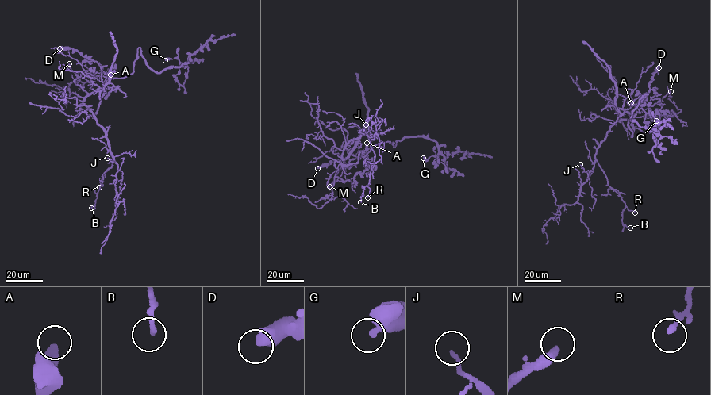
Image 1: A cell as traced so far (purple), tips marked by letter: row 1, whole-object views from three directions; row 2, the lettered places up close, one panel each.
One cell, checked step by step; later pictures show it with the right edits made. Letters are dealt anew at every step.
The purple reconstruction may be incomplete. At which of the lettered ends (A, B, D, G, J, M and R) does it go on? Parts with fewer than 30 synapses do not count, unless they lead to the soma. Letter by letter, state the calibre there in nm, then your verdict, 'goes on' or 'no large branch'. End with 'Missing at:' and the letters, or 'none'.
A: 320 nm thick; no large branch
B: 180 nm thick; no large branch
D: 650 nm thick; no large branch
G: 480 nm thick; no large branch
J: 120 nm thick; no large branch
M: 400 nm thick; no large branch
R: 200 nm thick; no large branch
Missing at: none

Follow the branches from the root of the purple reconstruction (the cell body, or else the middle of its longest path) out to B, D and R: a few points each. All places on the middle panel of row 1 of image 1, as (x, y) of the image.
B: (359, 157), (355, 163), (340, 162), (345, 144), (367, 134), (374, 159), (360, 202)
D: (359, 157), (359, 151), (363, 156), (335, 161), (317, 168)
R: (359, 157), (355, 163), (340, 162), (345, 144), (367, 134), (374, 157), (370, 174), (367, 197)

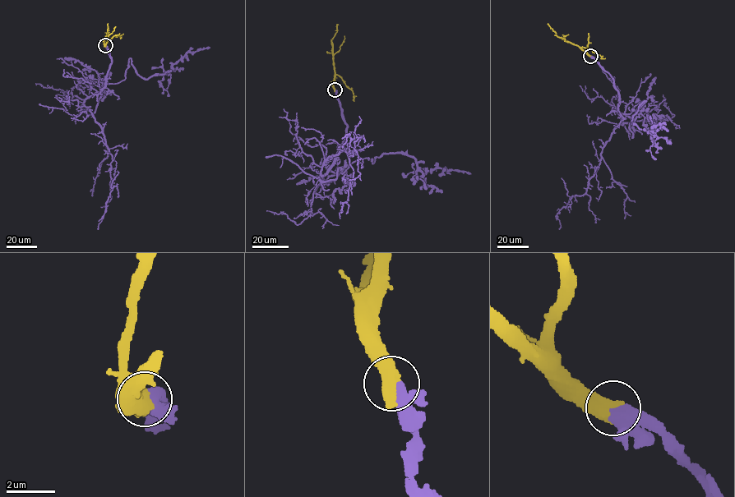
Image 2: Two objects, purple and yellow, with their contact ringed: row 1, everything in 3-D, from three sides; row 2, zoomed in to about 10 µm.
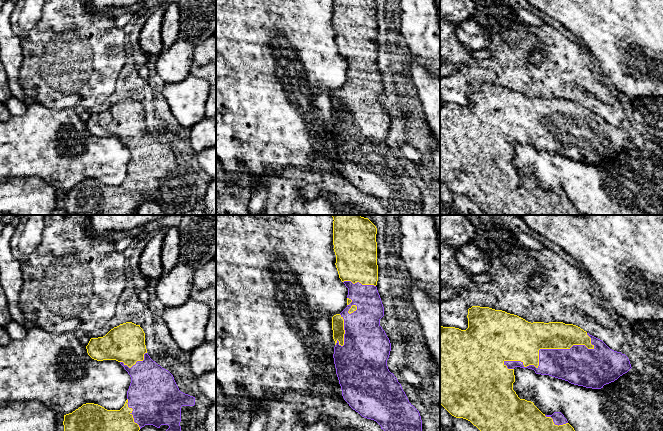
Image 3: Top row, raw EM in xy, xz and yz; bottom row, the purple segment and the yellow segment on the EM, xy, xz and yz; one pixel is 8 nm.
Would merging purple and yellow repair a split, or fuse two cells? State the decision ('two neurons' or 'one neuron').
one neuron

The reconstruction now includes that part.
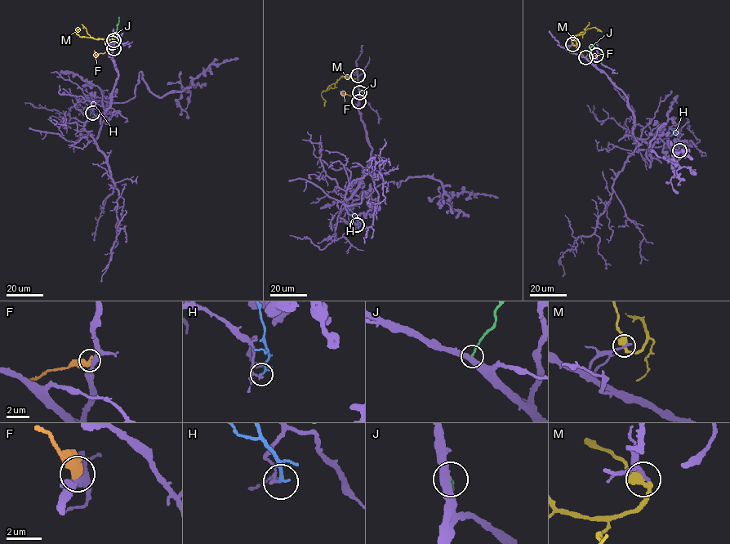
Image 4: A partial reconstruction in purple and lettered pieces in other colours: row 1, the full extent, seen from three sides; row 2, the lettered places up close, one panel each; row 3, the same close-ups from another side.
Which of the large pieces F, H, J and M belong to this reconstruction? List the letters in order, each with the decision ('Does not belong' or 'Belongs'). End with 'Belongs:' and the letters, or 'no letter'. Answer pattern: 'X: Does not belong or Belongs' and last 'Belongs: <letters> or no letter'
F: Does not belong
H: Does not belong
J: Does not belong
M: Does not belong
Belongs: no letter

